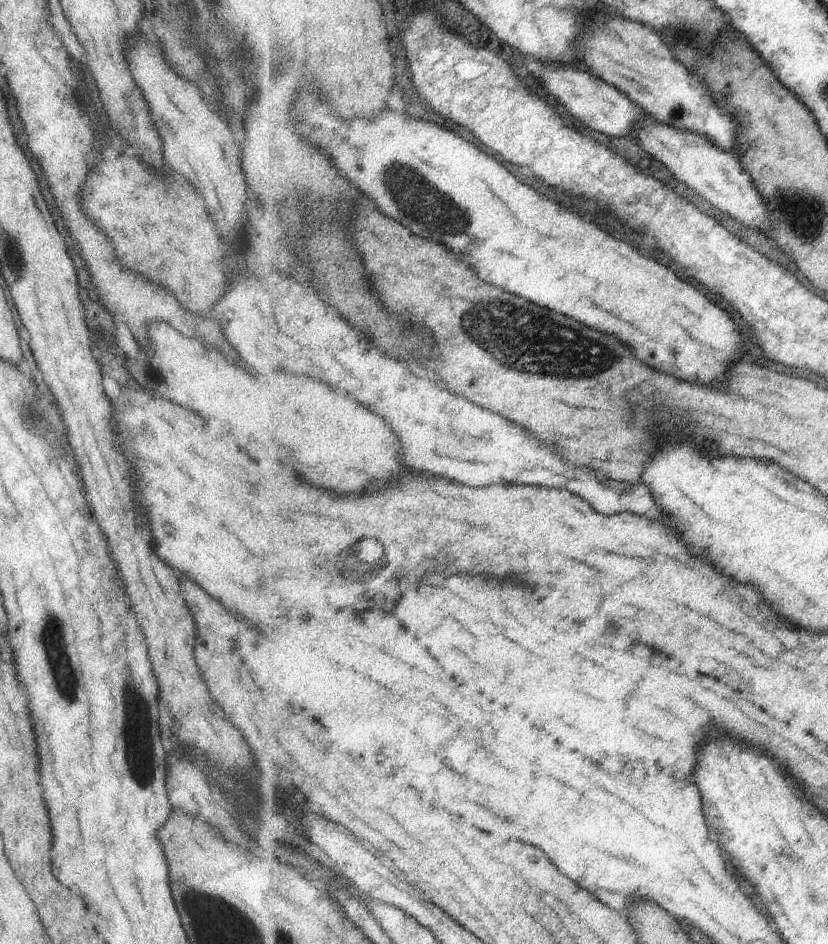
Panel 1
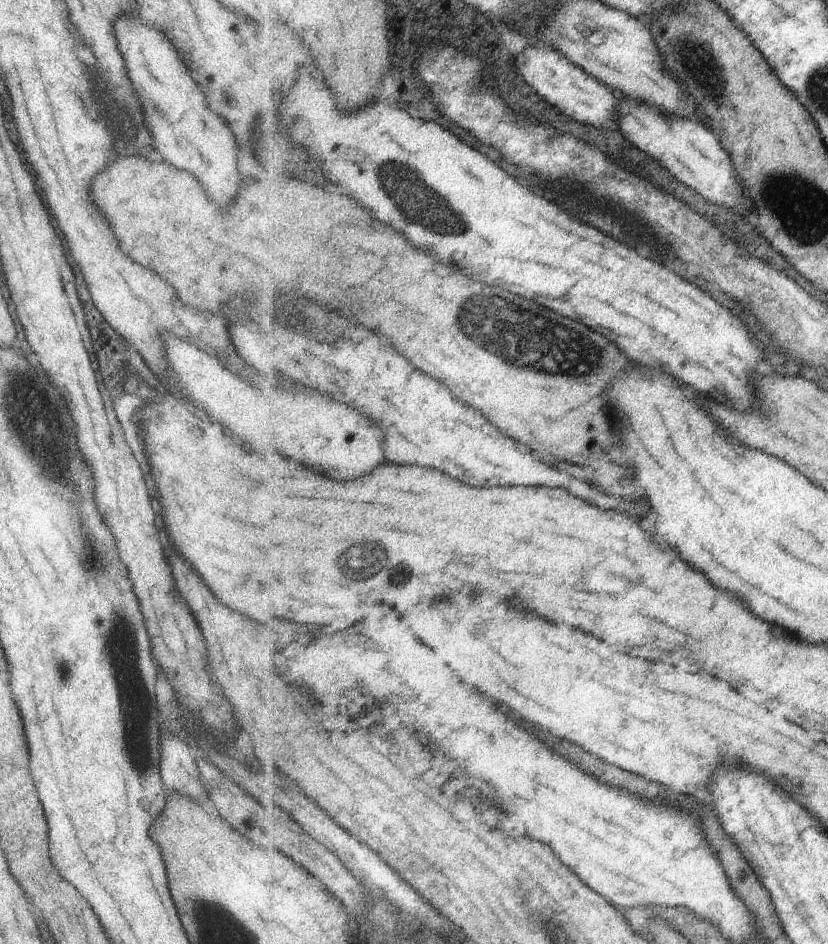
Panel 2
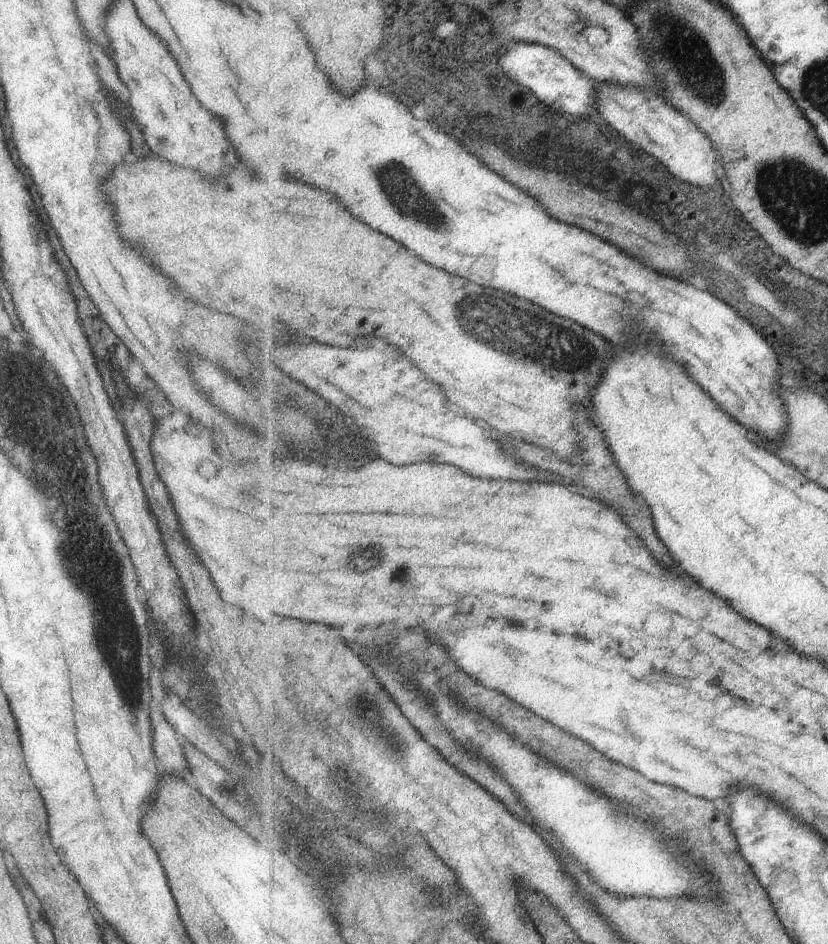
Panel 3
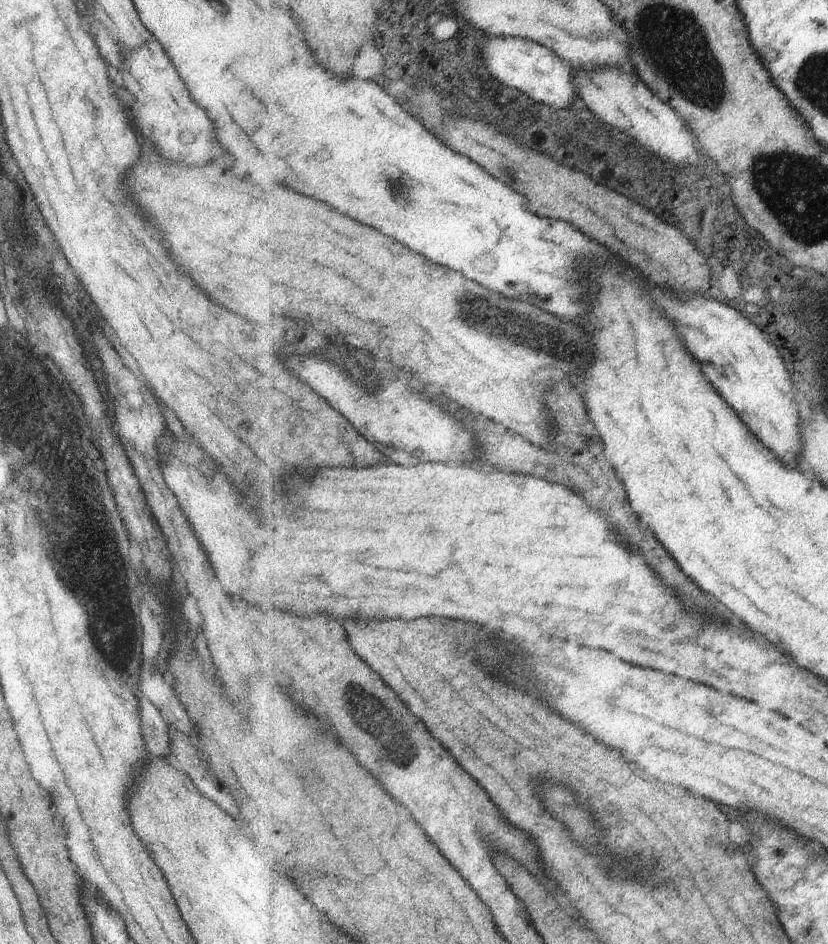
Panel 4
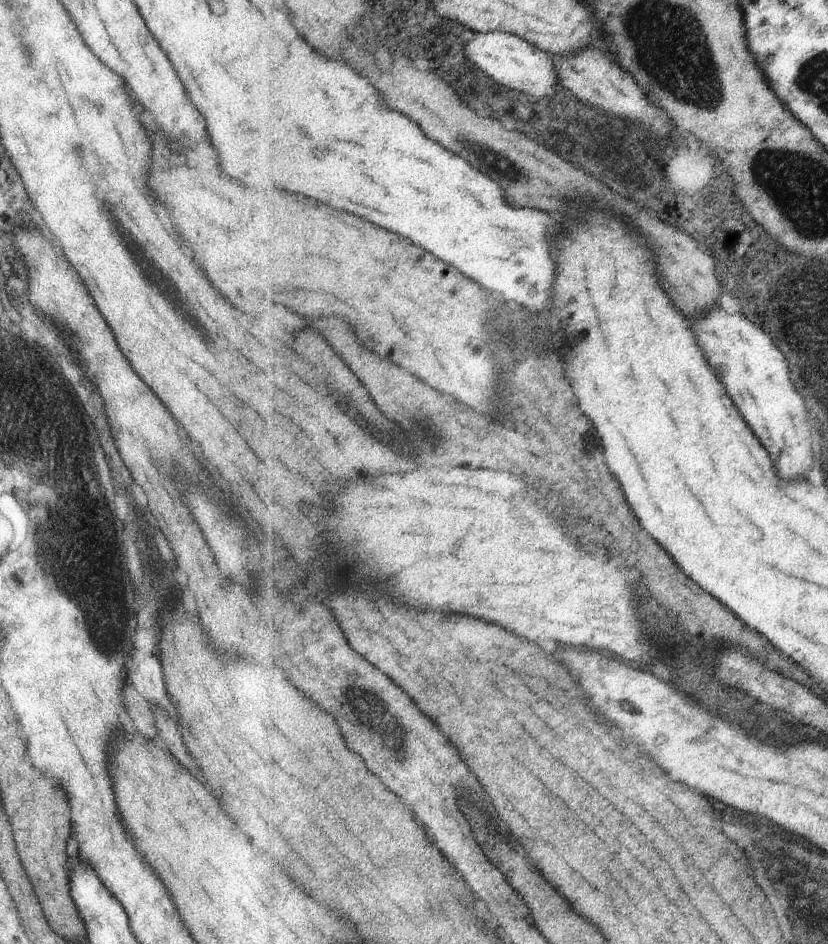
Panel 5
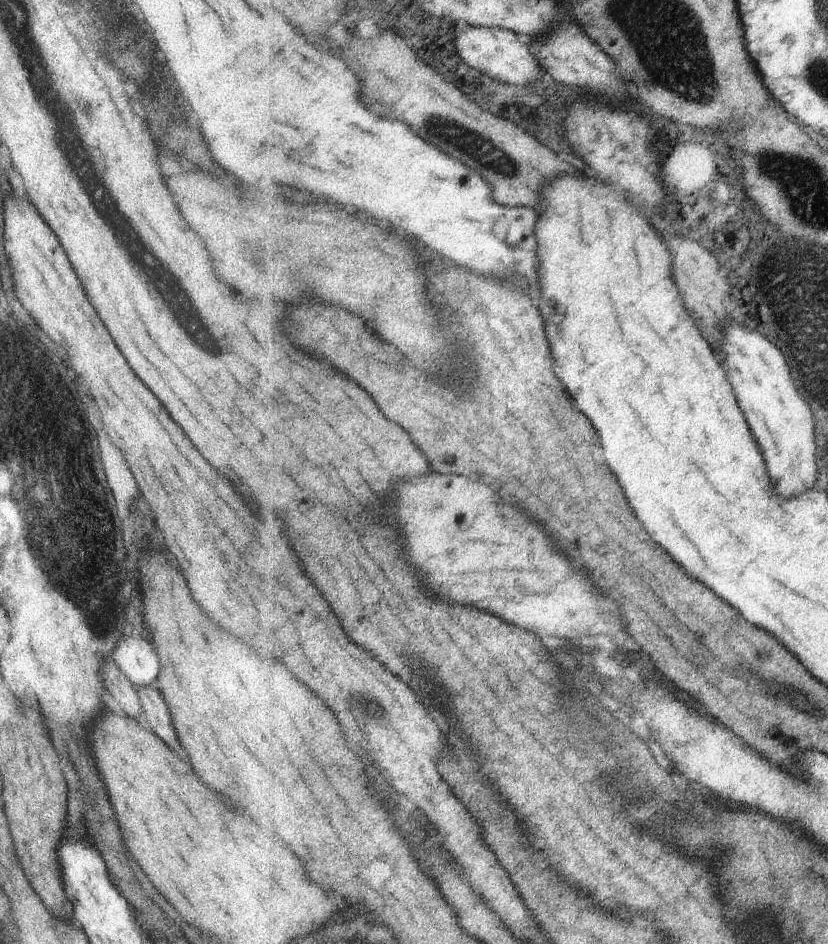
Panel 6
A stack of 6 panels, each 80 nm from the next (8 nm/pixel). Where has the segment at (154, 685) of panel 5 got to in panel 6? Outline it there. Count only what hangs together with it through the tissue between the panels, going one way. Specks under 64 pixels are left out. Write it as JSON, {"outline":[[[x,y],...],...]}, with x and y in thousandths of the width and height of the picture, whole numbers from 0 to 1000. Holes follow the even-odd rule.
{"outline":[[[151,674],[140,680],[133,691],[133,697],[159,726],[167,728],[185,726],[186,716],[192,710],[192,701],[190,701],[190,692],[178,678]]]}

